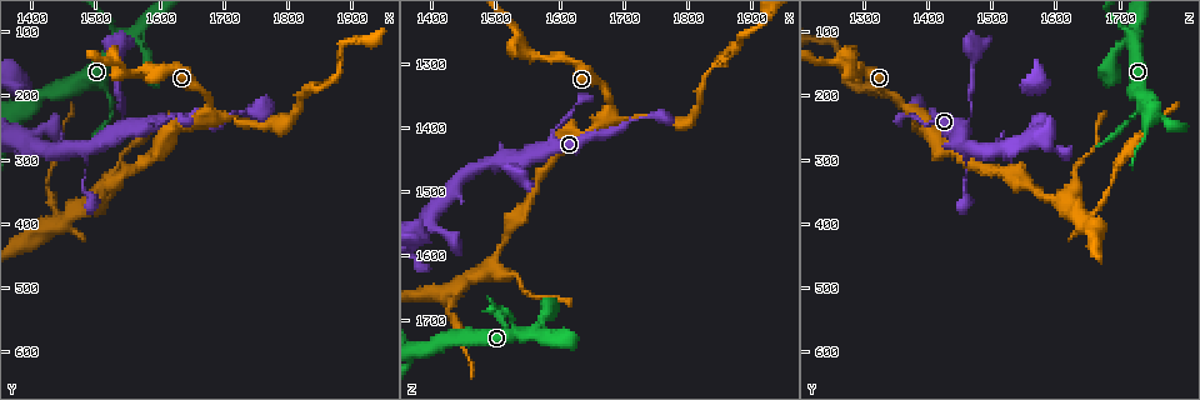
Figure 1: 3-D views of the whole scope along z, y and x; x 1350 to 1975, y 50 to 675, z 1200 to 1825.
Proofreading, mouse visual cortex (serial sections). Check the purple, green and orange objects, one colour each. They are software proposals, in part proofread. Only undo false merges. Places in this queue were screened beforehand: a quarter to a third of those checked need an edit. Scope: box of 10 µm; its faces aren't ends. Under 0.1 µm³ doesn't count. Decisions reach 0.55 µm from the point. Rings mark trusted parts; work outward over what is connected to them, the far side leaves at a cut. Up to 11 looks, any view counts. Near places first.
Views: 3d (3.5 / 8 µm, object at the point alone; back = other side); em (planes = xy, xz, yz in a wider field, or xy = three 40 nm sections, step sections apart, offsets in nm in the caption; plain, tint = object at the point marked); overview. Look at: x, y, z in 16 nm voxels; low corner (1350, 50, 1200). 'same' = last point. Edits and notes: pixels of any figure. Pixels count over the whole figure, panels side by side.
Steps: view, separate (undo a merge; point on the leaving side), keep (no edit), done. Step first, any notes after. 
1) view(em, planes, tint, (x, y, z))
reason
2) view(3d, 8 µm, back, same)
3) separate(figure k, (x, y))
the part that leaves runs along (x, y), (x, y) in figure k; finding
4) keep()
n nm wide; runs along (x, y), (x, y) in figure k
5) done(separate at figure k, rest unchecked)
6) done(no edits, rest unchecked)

view(3d, 3.5 µm, (1675, 225, 1385))
three-way junction

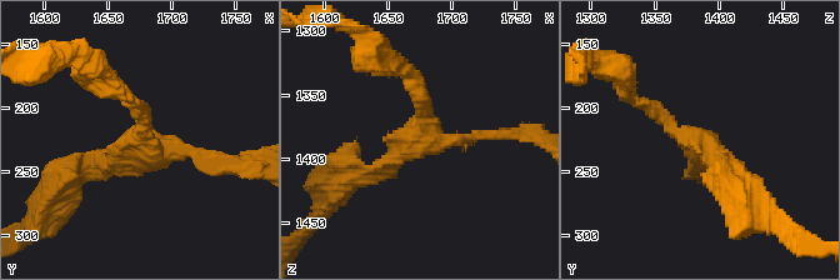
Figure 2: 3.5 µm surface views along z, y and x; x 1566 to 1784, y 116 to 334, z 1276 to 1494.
view(em, xy, step 1, tint, (1674, 226, 1386))
3 arms; arms of 150, 200, 200 nm; need the tissue

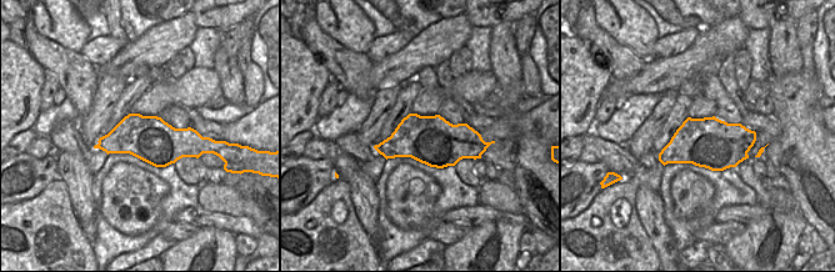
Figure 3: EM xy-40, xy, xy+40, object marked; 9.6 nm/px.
keep()
runs along (634, 98), (736, 175) in figure 2; all the same cell

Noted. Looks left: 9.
view(3d, 8 µm, back, (1545, 255, 1450))
three-way junction

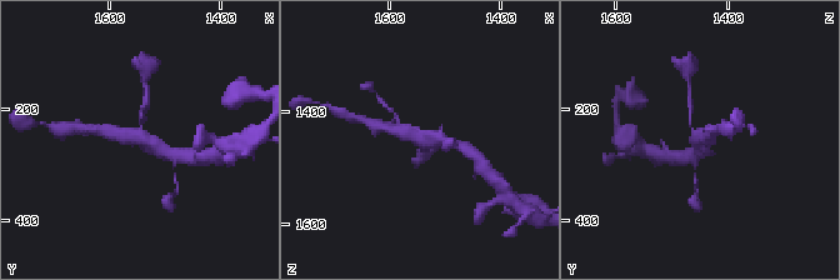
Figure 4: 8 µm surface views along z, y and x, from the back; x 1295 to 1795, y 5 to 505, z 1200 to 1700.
view(3d, 3.5 µm, same)
closer look

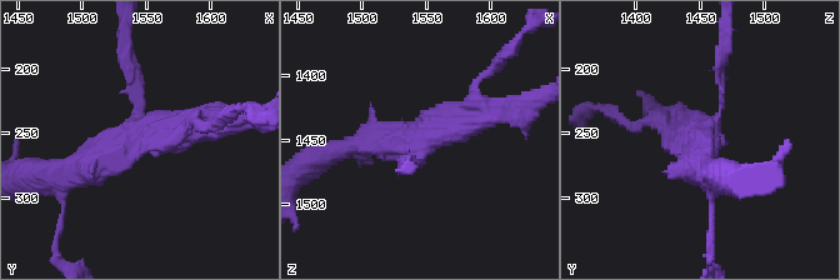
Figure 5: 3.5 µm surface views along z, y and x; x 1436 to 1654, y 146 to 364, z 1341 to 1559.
keep()
3 arms; runs along (214, 121), (134, 136), (65, 171) in figure 5; continuous, no second cell

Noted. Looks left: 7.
view(em, xy, step 3, tint, (1550, 110, 1715))
sudden change in width

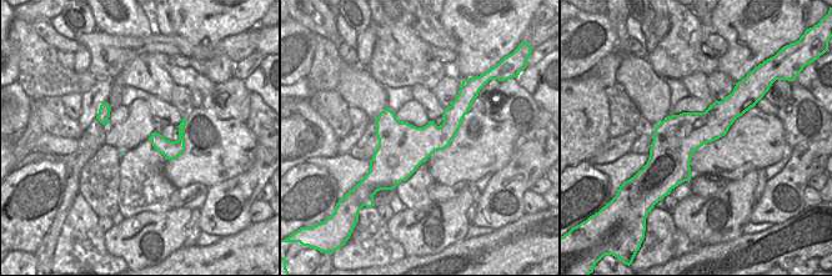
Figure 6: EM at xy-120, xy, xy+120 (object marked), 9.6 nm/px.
view(3d, 3.5 µm, same)
wider look

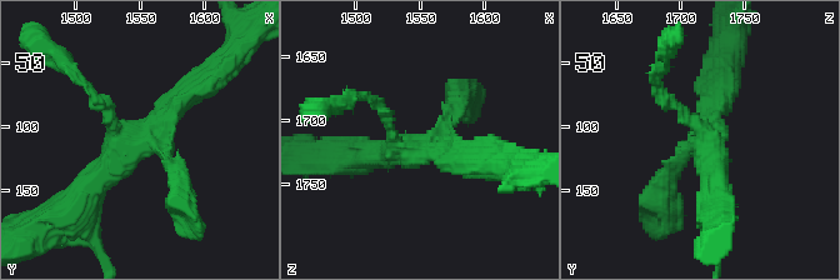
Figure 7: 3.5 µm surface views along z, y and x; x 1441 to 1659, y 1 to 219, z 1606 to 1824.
keep()
continuous, no second cell

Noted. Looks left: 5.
view(em, xy, step 2, tint, (1440, 405, 1650))
a fork

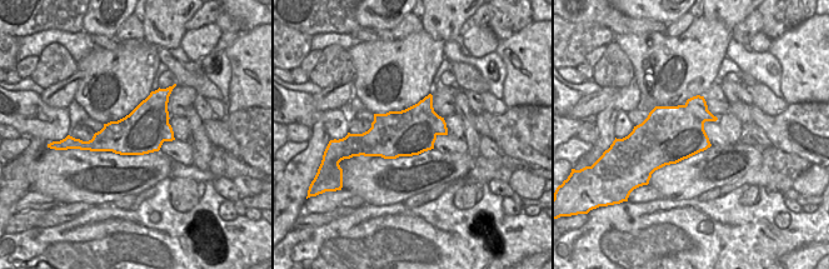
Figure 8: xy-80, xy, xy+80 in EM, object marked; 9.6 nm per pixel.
view(3d, 3.5 µm, same)
see where the arms go

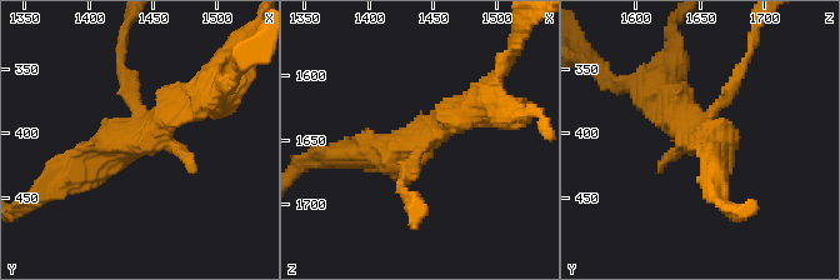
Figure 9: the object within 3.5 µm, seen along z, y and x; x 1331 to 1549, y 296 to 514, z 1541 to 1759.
separate(figure 9, (124, 76))
border along (159, 106), (141, 120), (149, 152) in figure 8; a second cell is stuck on

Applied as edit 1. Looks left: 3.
view(overview)
redraw

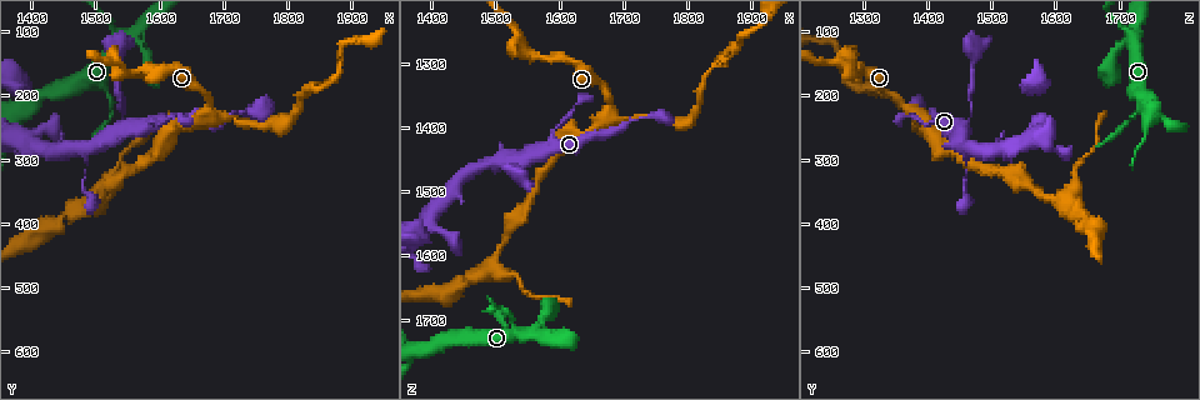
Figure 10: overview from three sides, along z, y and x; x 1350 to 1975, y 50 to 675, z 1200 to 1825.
view(3d, 3.5 µm, (1805, 240, 1390))
abrupt turn

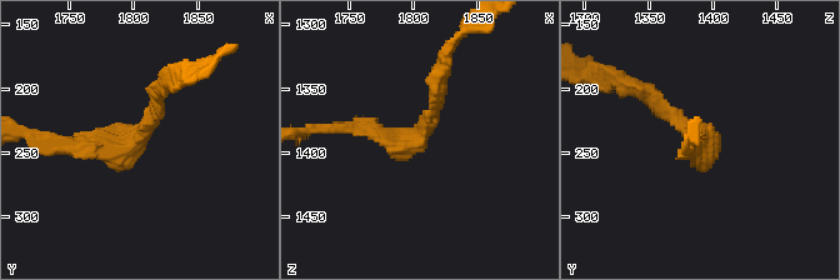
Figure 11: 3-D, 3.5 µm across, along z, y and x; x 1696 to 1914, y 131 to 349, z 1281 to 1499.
view(em, xy, step 2, tint, (1800, 240, 1390))
need the tissue

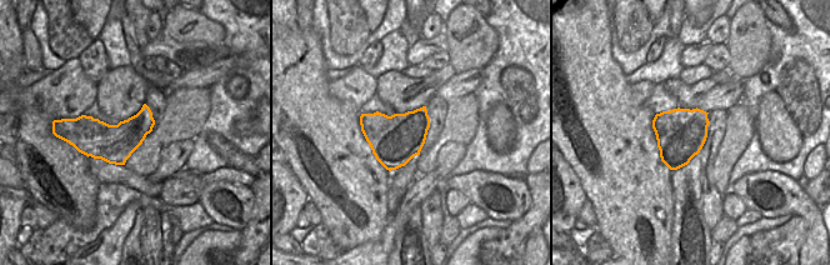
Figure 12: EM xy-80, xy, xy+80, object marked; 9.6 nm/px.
keep()
arms of 150, 200 nm; runs along (54, 140), (128, 148), (158, 90) in figure 11; continuous, no second cell

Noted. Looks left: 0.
done(separate at figure 9, rest unchecked)

